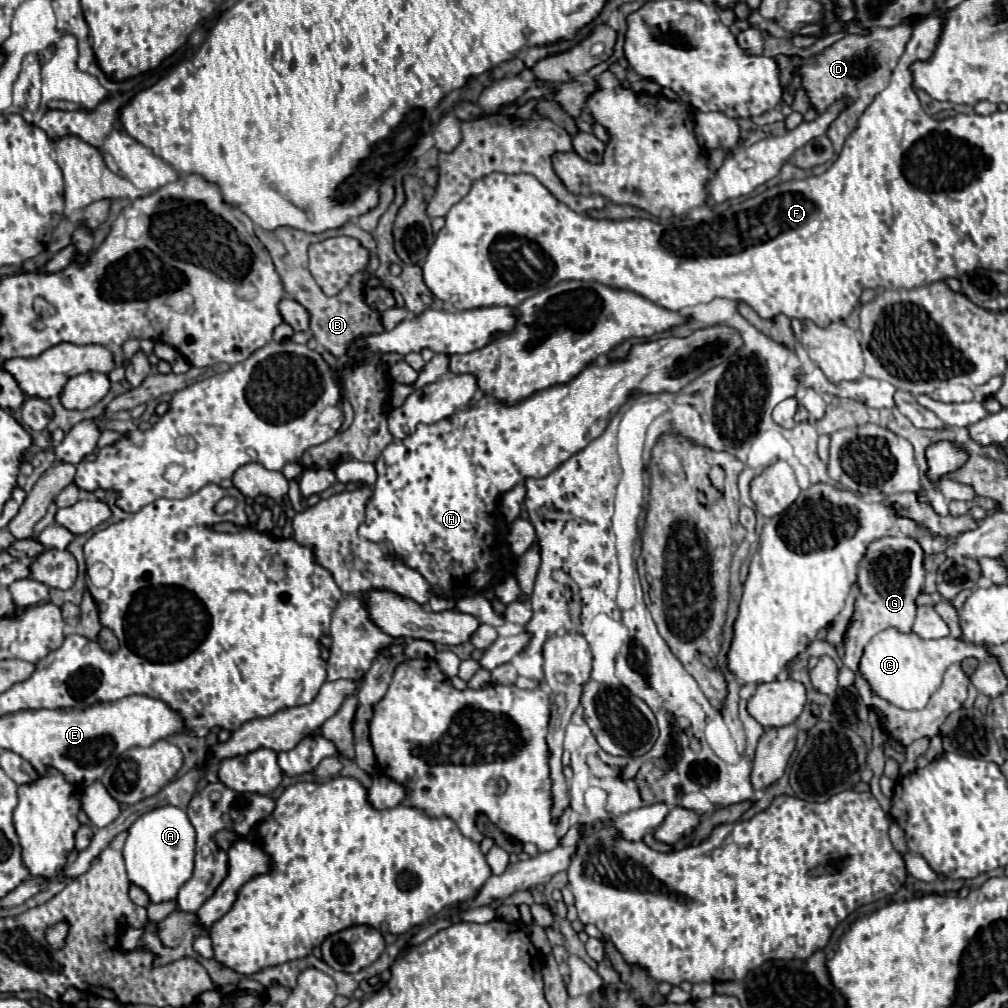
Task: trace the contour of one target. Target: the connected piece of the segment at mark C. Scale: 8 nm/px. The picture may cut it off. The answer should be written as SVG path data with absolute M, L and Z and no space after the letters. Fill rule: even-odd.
M888 628L876 634L864 648L864 656L860 660L860 672L880 698L904 710L918 710L924 708L928 698L938 690L944 670L954 662L962 662L964 658L976 658L982 662L998 660L990 656L984 646L966 644L952 636L942 640L922 640L914 632L902 634L896 628Z

